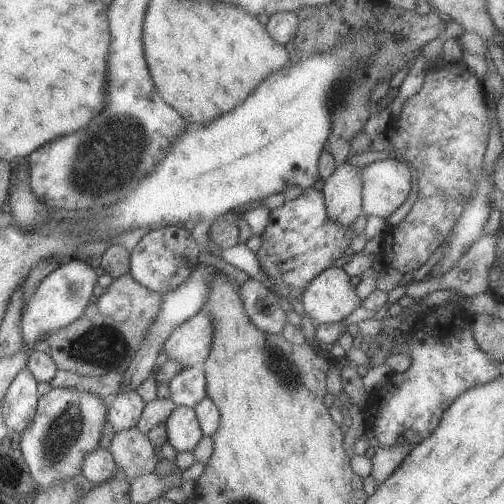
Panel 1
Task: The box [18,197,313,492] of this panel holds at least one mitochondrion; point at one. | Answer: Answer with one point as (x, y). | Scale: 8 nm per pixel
(105, 347)

